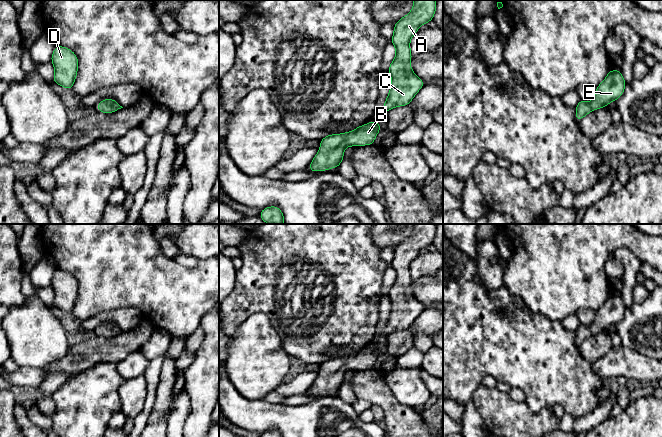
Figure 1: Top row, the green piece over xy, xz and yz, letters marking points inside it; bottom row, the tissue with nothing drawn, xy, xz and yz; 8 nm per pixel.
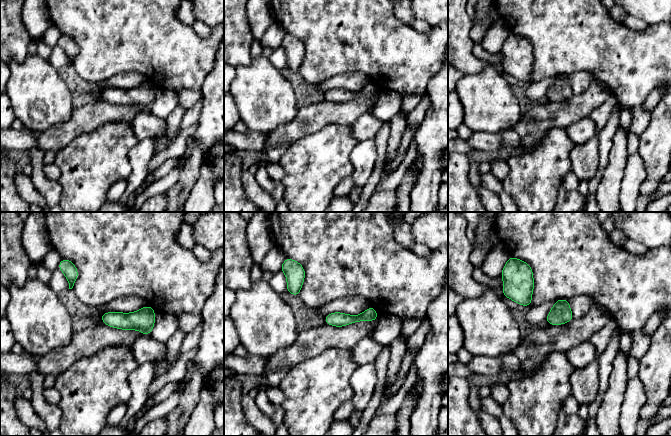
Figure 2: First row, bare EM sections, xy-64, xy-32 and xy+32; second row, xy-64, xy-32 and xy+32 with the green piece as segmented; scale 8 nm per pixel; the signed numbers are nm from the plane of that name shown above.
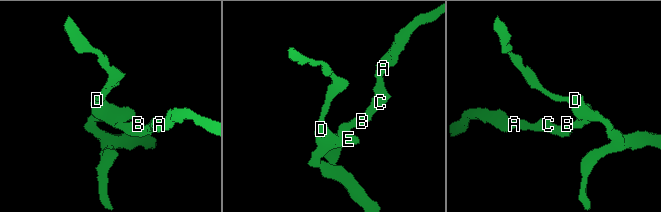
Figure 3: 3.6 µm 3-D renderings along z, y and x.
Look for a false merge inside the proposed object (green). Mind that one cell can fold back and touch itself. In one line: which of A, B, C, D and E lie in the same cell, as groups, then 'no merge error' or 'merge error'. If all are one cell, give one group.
groups A B C D E; no merge error

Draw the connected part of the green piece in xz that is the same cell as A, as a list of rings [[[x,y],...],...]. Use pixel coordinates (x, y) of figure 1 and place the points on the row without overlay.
[[[414,224],[411,236],[394,249],[391,266],[396,273],[396,280],[388,291],[392,308],[382,331],[385,338],[392,332],[407,330],[425,309],[410,290],[412,283],[410,263],[418,256],[420,249],[433,244],[435,235],[436,224]]]

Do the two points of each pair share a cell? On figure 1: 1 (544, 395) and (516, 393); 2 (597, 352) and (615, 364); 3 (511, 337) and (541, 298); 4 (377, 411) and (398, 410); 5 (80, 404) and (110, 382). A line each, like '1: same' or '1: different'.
1: different
2: different
3: different
4: different
5: same

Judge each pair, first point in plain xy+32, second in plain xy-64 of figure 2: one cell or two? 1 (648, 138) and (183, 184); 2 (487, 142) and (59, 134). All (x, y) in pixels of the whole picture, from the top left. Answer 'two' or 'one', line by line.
1: two
2: two

